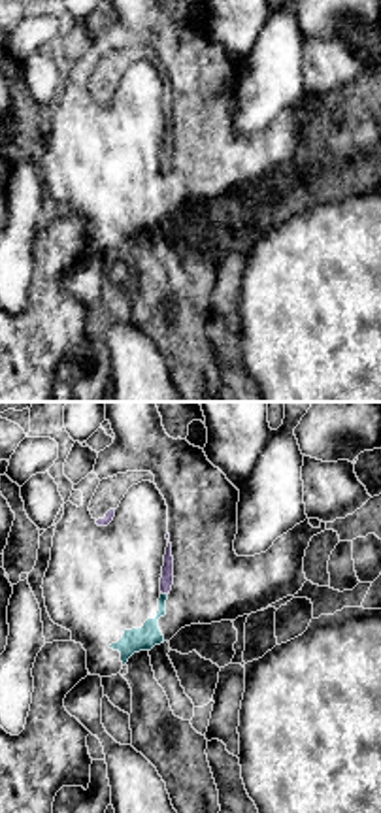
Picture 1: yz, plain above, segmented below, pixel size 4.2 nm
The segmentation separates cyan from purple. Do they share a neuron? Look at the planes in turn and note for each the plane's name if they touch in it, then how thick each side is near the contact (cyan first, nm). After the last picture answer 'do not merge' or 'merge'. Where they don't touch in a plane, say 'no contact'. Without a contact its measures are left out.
meets cyan in yz; 100 nm thick on the cyan side, 60 nm on the other

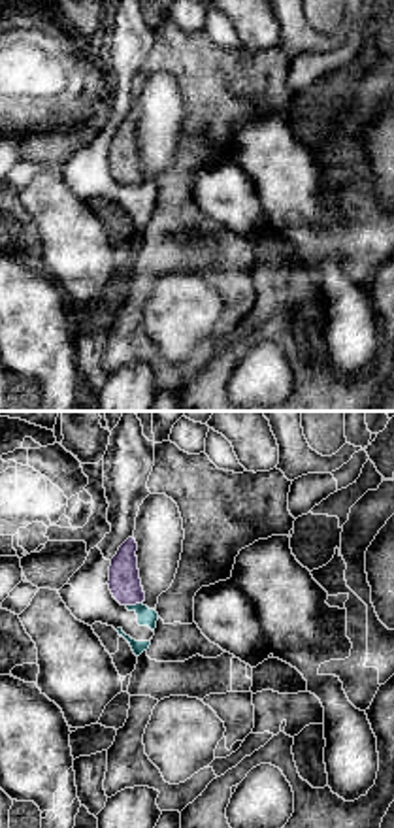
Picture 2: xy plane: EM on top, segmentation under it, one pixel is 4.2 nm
meets cyan in xy; 80 nm thick on the cyan side, 140 nm on the other

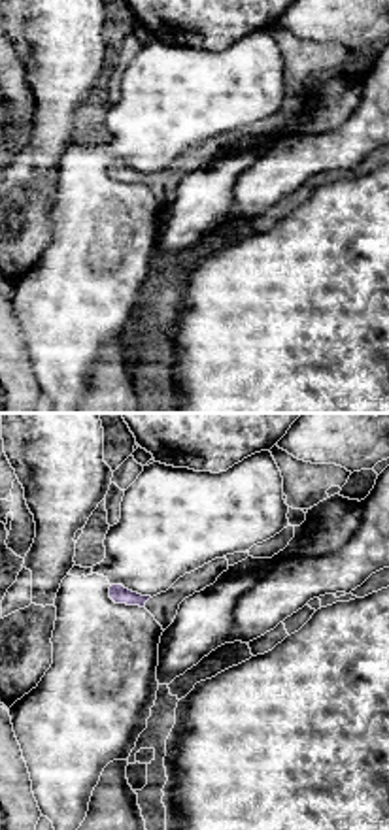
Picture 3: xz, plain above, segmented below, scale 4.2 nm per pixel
no contact

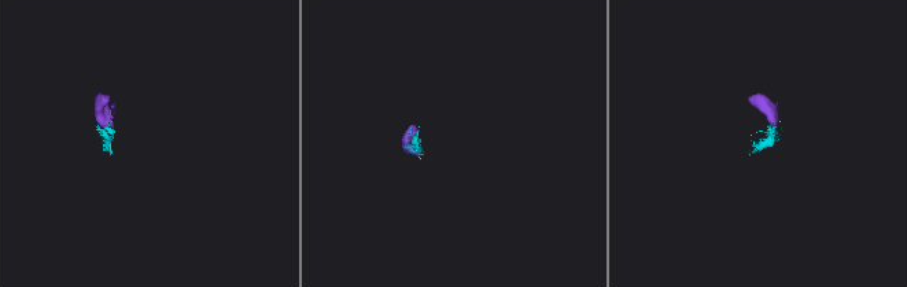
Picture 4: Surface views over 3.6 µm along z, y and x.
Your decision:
do not merge

